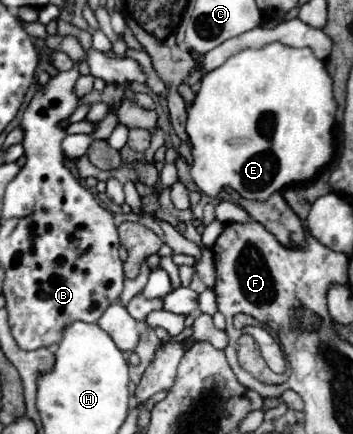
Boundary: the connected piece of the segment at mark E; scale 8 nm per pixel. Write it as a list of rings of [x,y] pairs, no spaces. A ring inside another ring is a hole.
[[[269,43],[261,49],[245,49],[233,57],[229,57],[221,67],[217,67],[215,71],[209,71],[203,75],[201,87],[197,91],[195,103],[189,107],[189,119],[187,119],[187,133],[191,139],[191,153],[193,153],[193,167],[191,167],[191,177],[197,183],[197,187],[207,193],[209,197],[217,195],[219,191],[225,189],[225,185],[233,187],[239,195],[243,195],[245,199],[267,199],[267,195],[281,191],[283,187],[291,185],[291,183],[299,183],[299,181],[307,181],[311,179],[321,167],[325,167],[331,157],[333,157],[333,137],[331,137],[331,129],[335,123],[335,111],[337,111],[337,103],[333,99],[333,81],[329,77],[329,73],[325,71],[325,63],[319,61],[311,49],[295,49],[295,47],[287,47],[283,43]]]

